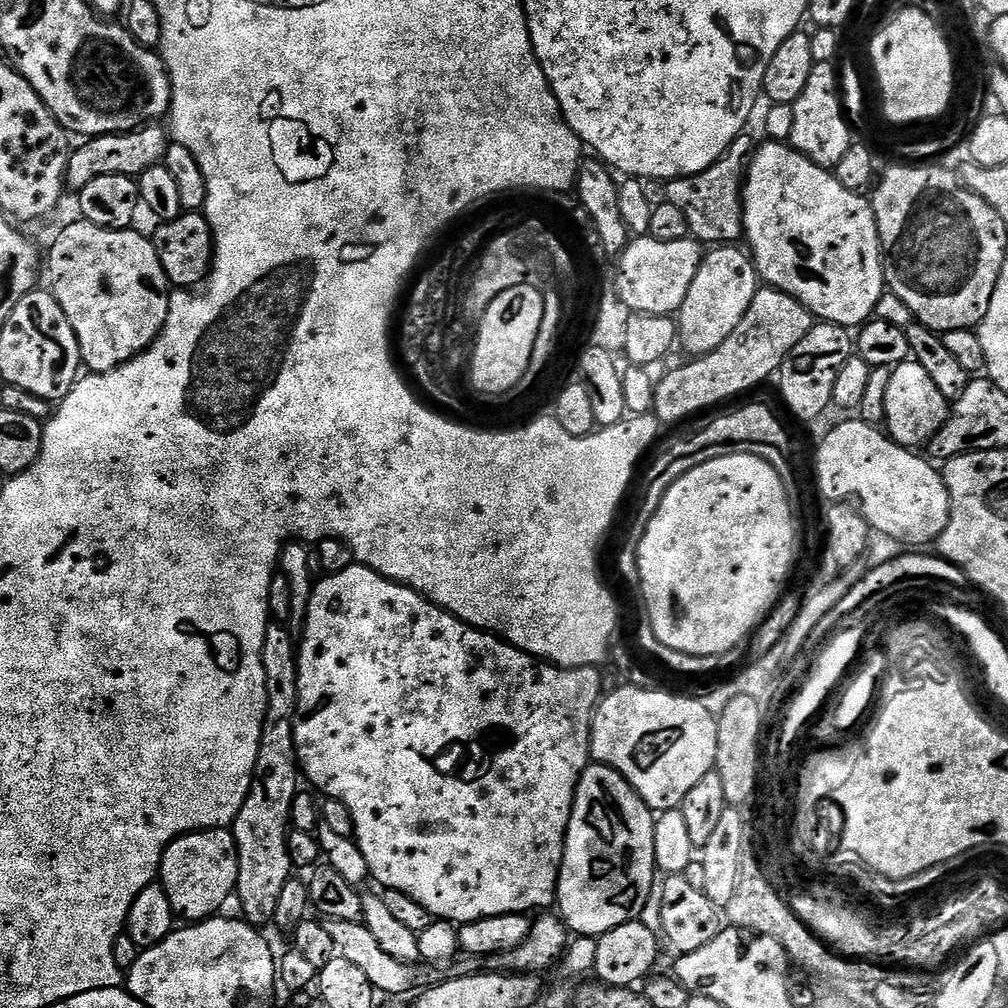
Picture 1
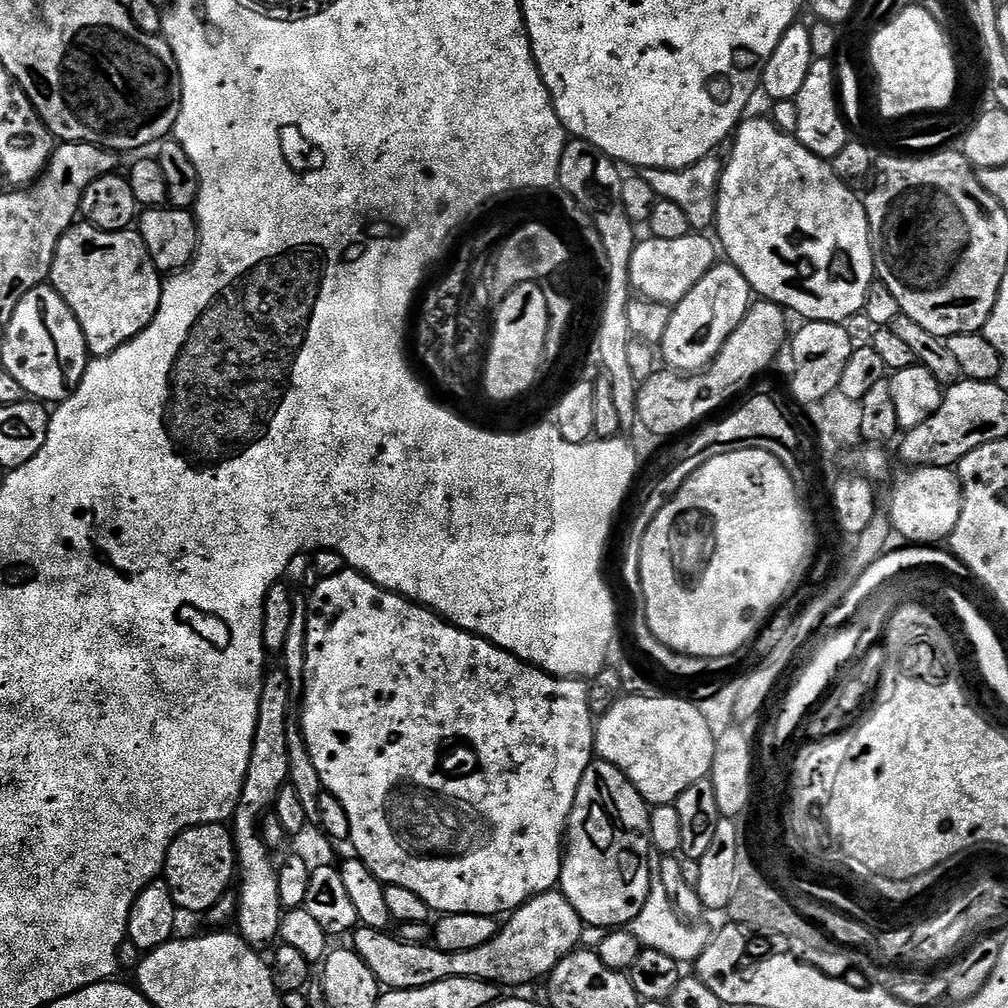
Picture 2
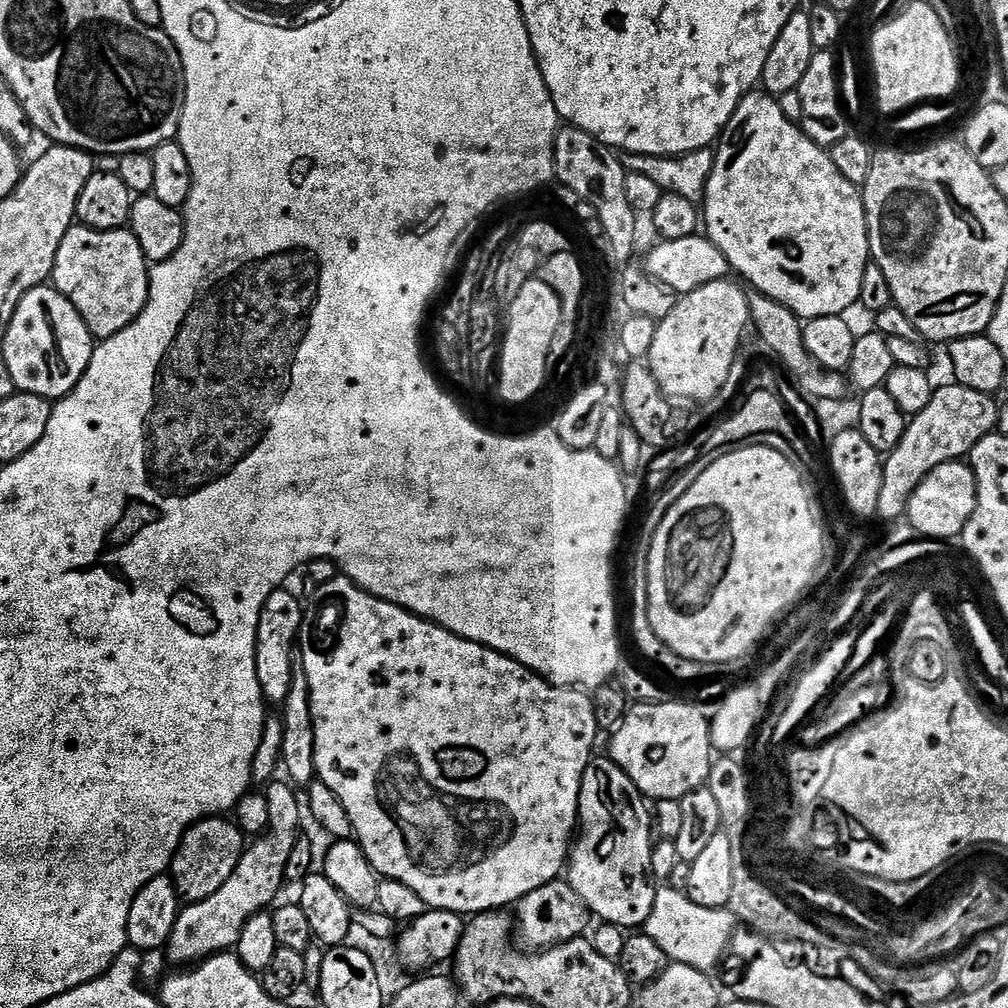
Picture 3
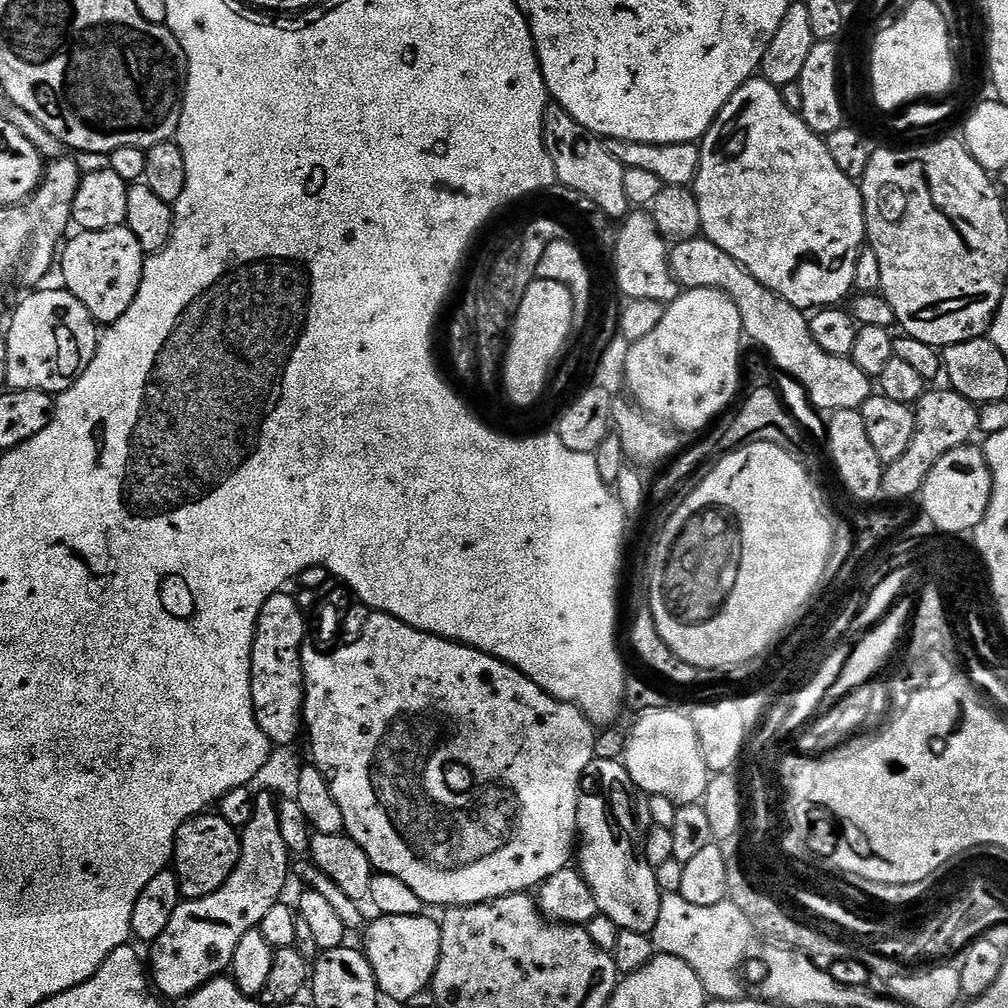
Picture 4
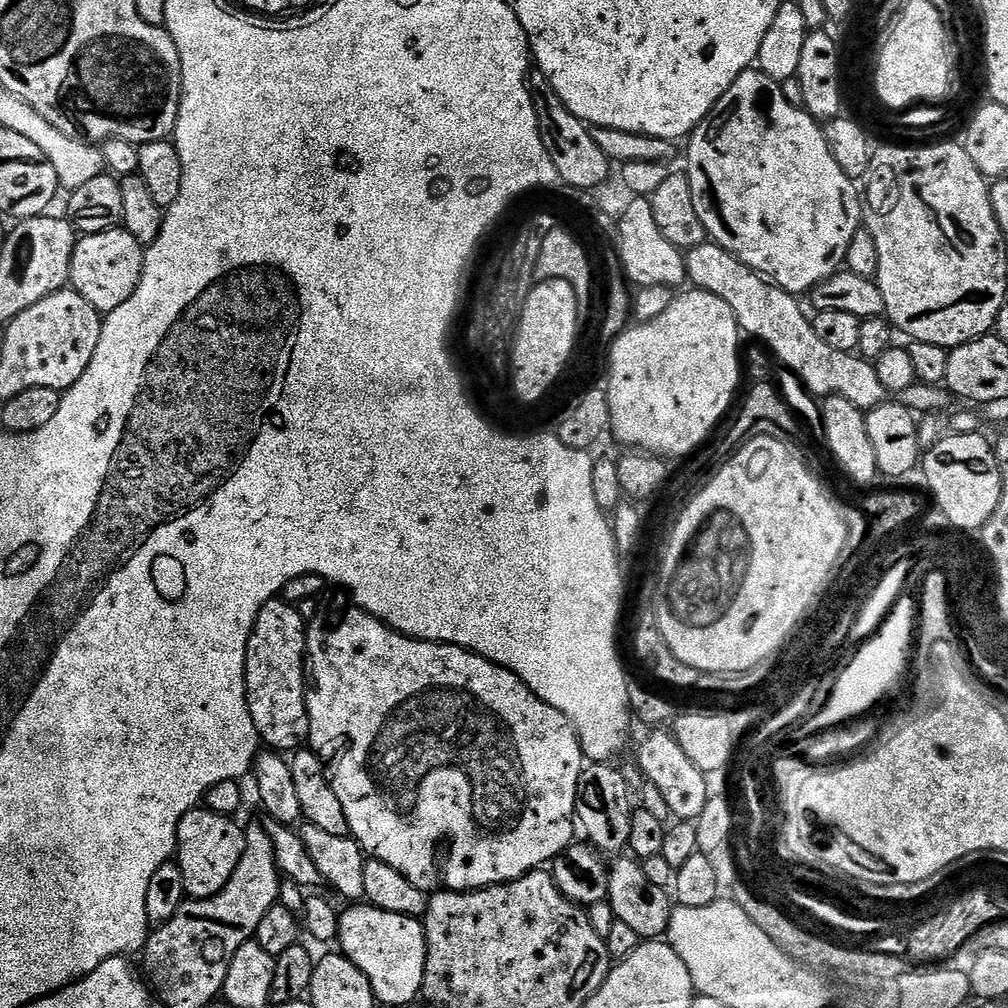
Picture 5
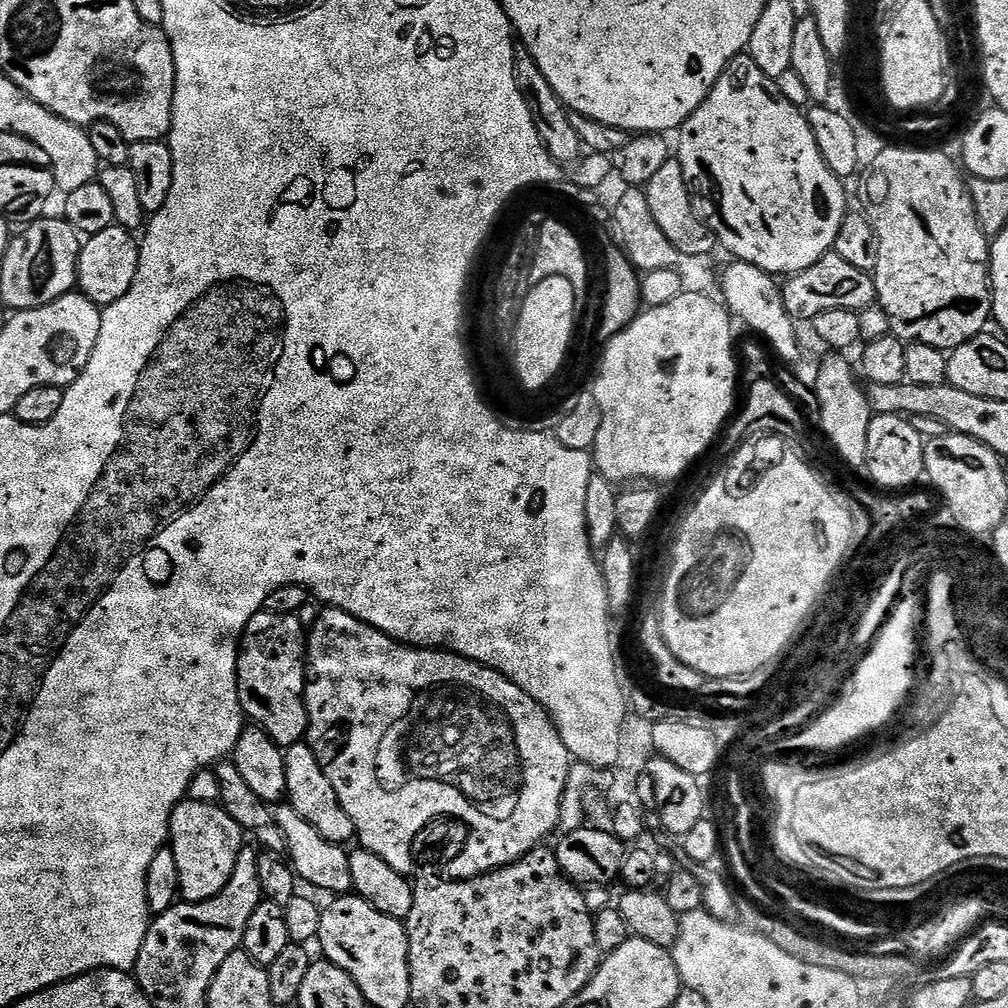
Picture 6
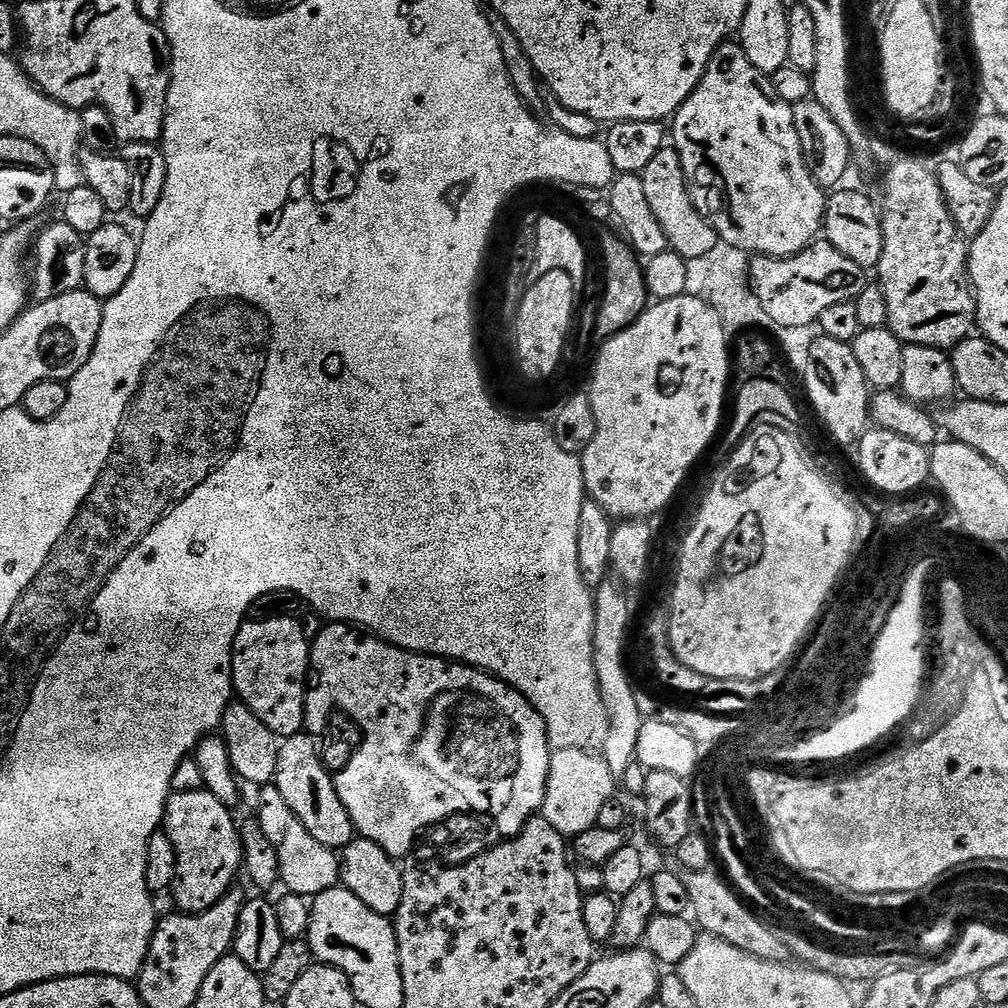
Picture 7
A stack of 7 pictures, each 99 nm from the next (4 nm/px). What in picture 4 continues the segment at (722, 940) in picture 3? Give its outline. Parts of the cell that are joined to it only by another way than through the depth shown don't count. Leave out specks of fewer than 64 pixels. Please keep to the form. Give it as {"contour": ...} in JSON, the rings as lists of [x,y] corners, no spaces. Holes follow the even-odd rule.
{"contour":[[[664,894],[660,898],[658,922],[650,933],[657,953],[682,958],[698,974],[705,992],[718,1000],[739,1000],[740,967],[744,955],[754,941],[750,918],[734,906],[731,899],[718,902],[718,906],[693,906],[678,894]]]}

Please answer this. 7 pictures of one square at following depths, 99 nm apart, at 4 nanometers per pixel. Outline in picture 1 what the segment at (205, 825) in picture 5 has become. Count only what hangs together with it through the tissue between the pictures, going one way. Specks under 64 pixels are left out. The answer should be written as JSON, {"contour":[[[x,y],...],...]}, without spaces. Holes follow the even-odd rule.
{"contour":[[[209,828],[207,832],[189,832],[164,849],[159,883],[170,898],[173,917],[184,922],[199,922],[215,917],[228,899],[233,899],[238,882],[236,839],[228,828]]]}

